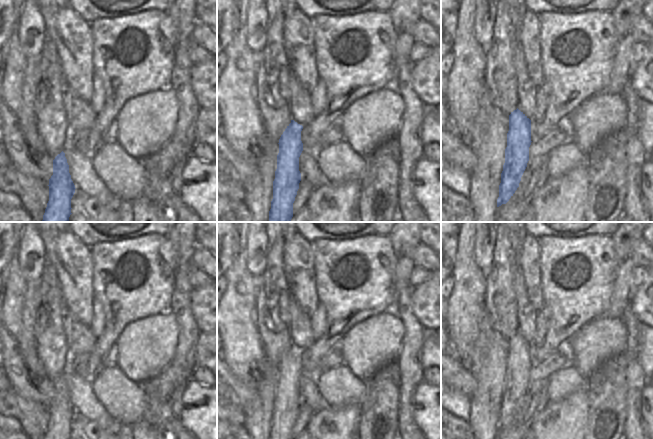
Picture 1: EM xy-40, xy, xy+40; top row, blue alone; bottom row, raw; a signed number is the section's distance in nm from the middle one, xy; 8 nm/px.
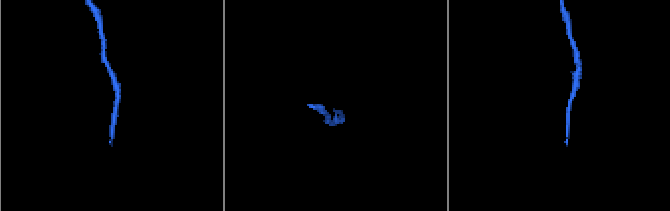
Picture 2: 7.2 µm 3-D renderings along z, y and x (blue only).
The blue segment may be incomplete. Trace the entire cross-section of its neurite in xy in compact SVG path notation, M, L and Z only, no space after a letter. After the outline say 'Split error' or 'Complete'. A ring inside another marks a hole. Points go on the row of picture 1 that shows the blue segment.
M291 120L279 139L269 222L290 222L293 217L293 203L301 181L299 157L303 151L302 129L302 125Z. Complete.

